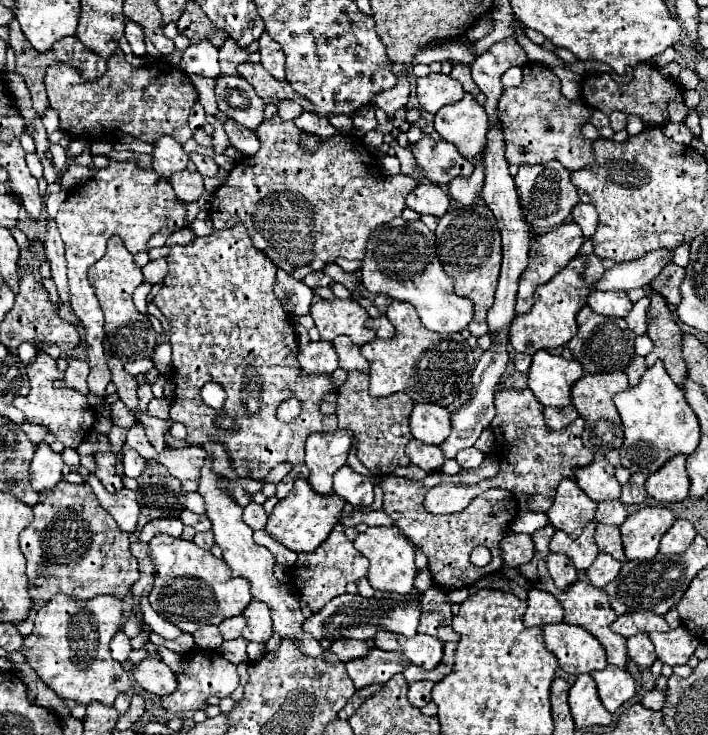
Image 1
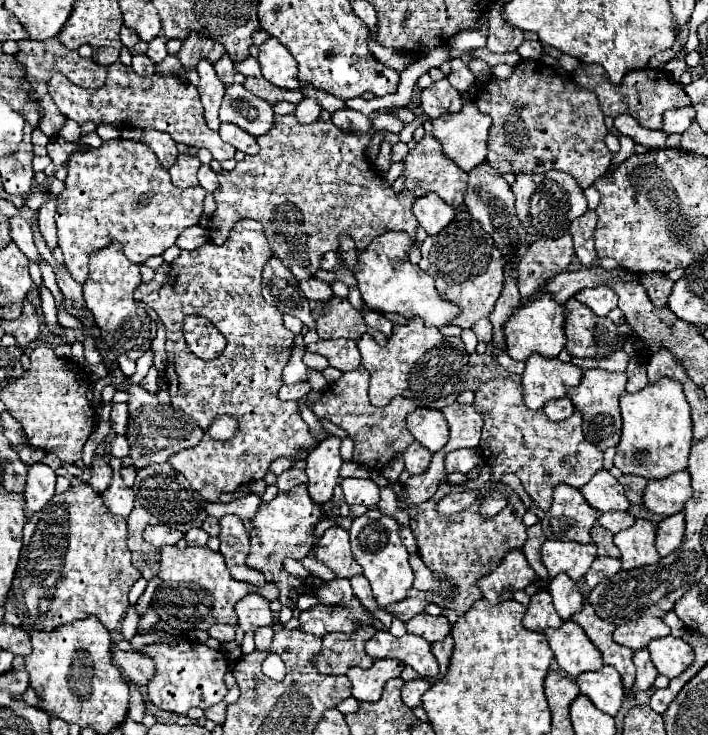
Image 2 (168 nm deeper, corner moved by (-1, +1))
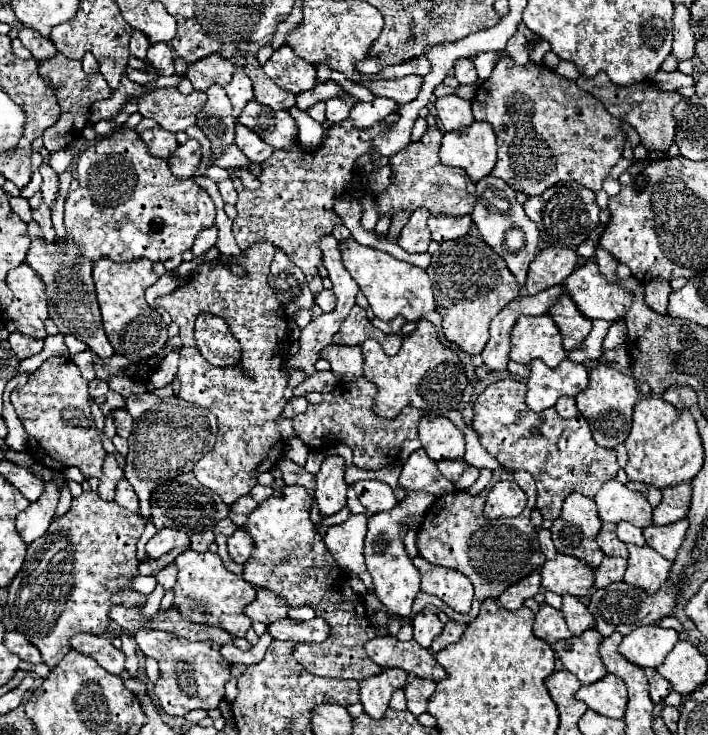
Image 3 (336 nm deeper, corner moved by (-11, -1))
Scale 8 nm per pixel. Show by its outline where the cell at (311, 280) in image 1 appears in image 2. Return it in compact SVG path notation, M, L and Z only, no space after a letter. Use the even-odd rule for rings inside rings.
M315 277L301 281L301 289L303 289L303 295L311 301L327 301L329 297L333 297L331 285L321 279L315 279Z

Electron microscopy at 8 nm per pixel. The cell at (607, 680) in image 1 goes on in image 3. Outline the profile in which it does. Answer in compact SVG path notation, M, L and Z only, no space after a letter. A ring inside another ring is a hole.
M605 675L603 681L581 687L575 693L575 699L583 701L589 709L599 715L623 719L627 705L627 689L623 687L623 679L615 675Z

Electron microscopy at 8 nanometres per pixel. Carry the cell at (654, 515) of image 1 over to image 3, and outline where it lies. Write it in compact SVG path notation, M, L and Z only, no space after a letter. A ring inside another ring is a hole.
M629 545L629 565L625 571L625 583L647 591L649 595L657 593L665 579L669 577L671 561L663 559L655 549L643 545L643 547L631 547Z

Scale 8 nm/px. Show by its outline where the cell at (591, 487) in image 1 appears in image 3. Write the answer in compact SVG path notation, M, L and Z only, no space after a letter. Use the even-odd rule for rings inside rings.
M617 479L607 481L599 489L599 493L595 495L595 503L601 521L629 521L641 529L653 525L653 507L647 503L647 499L643 499L643 495L635 491L629 491Z

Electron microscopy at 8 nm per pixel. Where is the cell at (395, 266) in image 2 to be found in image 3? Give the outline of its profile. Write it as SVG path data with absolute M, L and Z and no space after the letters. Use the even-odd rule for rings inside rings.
M355 239L341 241L339 251L341 251L343 267L359 283L375 317L389 321L389 319L395 319L397 315L403 315L407 321L419 321L423 313L435 311L433 289L431 289L431 281L429 281L425 269L399 261L399 259L391 257L389 253L383 253L383 251L377 251L371 247L363 247Z

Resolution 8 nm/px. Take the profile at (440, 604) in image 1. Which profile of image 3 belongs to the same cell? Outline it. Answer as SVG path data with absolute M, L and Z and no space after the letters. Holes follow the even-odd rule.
M429 609L421 611L419 615L415 615L411 625L413 625L413 639L415 639L421 647L425 647L425 649L431 647L431 641L439 635L439 631L441 631L441 627L443 627L443 623L437 619L437 615L431 613Z

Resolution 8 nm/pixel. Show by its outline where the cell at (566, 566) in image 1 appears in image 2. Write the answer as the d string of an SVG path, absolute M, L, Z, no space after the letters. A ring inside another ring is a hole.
M559 573L557 577L553 577L553 581L549 583L549 593L551 593L553 605L555 605L557 613L563 617L563 621L567 621L573 613L581 611L583 597L579 593L577 583L573 583L573 579L567 573Z

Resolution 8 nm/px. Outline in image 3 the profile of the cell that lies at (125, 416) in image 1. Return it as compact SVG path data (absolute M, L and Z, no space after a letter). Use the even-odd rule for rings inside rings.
M123 409L123 411L115 411L113 413L113 421L115 421L115 429L117 429L117 435L119 437L129 437L131 435L131 425L133 425L133 419L131 415Z

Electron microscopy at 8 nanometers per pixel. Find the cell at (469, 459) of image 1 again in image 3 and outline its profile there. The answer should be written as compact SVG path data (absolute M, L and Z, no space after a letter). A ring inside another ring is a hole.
M457 459L457 461L439 461L437 467L439 467L439 471L441 471L441 475L443 475L445 479L449 479L451 483L455 483L455 481L459 479L459 475L461 475L469 465L467 465L463 459Z

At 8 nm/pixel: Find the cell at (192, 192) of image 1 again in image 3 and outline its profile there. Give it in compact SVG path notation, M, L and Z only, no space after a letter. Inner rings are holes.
M187 139L185 143L181 143L175 153L167 159L173 175L189 179L193 175L193 169L199 167L201 161L201 145L195 139Z

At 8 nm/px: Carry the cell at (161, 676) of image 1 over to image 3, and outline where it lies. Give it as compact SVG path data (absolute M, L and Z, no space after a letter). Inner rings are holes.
M79 633L75 637L71 637L69 641L71 649L93 657L103 669L107 669L113 675L121 675L123 673L123 651L115 649L111 645L109 639L105 637L97 637L97 635L87 635L87 633Z

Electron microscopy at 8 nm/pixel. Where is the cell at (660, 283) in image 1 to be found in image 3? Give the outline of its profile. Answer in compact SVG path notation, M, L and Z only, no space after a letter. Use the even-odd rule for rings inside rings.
M653 279L645 285L645 305L659 315L667 311L669 295L671 295L671 287L669 287L669 281L665 279Z

